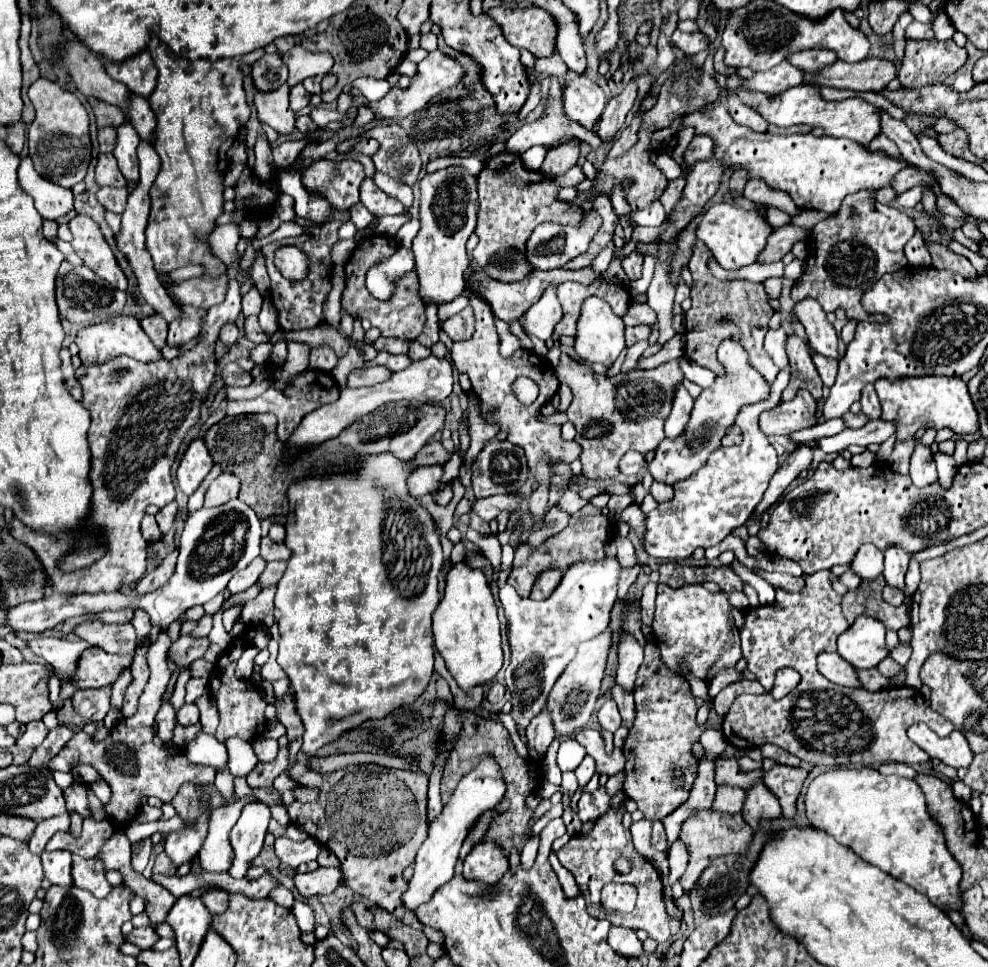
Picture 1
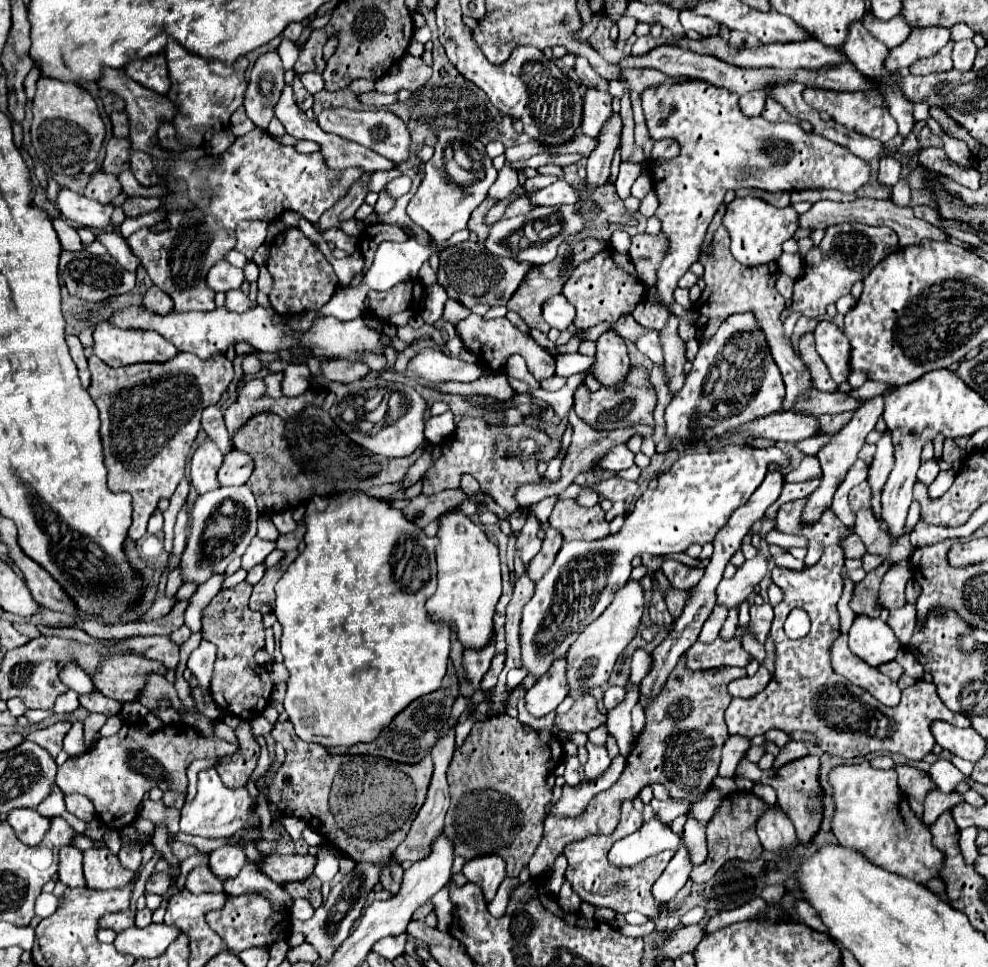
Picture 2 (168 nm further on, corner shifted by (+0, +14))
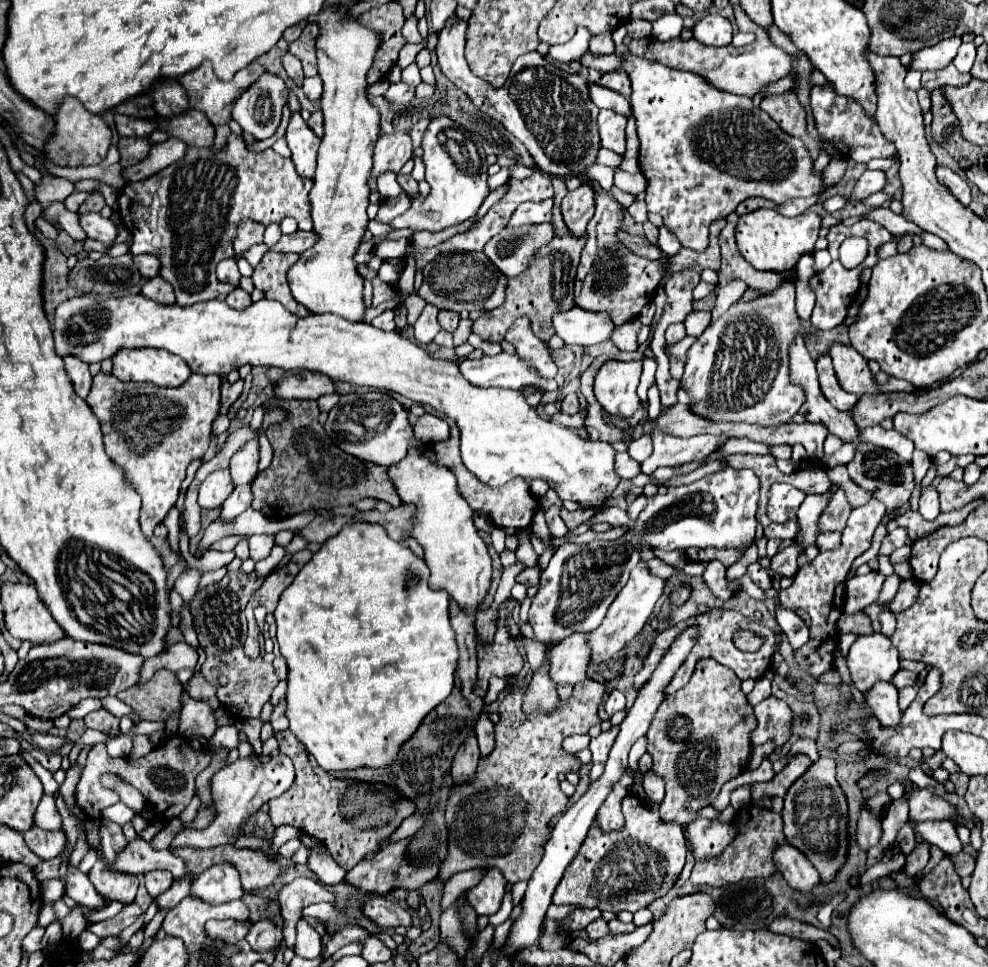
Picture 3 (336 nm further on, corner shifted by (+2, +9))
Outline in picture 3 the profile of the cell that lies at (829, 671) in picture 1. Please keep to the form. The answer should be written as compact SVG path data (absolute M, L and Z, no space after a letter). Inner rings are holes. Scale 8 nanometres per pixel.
M877 683L867 695L867 705L873 709L875 717L883 723L883 727L897 727L901 719L901 711L897 705L897 689L891 683Z

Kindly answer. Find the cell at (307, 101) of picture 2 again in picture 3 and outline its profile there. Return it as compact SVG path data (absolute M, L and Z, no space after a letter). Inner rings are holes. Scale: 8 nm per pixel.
M285 53L283 59L281 59L281 63L283 63L289 79L293 79L293 81L297 83L297 87L301 87L301 85L303 85L303 79L305 79L305 77L303 77L303 69L301 69L301 61L299 61L295 55Z

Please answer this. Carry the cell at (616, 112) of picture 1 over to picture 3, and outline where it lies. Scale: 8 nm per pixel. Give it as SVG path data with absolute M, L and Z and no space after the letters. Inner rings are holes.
M577 187L563 197L561 213L567 229L573 237L585 237L585 227L591 221L595 211L595 199L591 187Z

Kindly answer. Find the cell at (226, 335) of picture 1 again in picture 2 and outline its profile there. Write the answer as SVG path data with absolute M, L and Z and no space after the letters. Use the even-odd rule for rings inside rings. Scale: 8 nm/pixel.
M229 290L227 292L227 304L225 304L225 308L229 312L243 313L255 306L257 306L257 302L247 298L241 290Z

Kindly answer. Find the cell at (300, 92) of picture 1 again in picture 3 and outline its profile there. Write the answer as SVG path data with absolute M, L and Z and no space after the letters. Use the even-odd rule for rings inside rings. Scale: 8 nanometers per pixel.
M311 77L311 79L305 79L305 81L303 81L303 93L305 93L311 101L319 101L321 91L323 91L323 83L321 83L319 77Z

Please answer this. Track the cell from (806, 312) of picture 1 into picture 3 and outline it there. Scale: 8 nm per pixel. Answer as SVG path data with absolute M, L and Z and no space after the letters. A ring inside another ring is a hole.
M839 343L833 345L831 359L833 359L835 375L847 393L853 393L857 397L879 393L875 375L869 371L869 365L863 359L863 355L859 355L853 347Z

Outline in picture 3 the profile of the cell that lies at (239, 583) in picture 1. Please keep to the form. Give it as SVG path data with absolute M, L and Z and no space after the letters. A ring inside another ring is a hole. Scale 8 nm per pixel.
M251 535L249 537L251 559L255 559L255 561L265 559L271 553L273 545L275 545L275 537L273 535Z

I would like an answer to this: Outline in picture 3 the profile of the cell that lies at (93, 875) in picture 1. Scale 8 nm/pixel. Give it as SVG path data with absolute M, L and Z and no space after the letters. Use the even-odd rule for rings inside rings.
M103 861L95 863L95 867L89 873L89 879L95 885L99 895L103 895L109 901L119 901L123 905L133 903L137 887L139 887L139 879L135 875L113 873L105 867Z

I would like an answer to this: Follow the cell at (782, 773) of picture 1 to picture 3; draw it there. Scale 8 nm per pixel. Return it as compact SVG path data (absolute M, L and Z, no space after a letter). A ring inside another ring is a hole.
M819 759L791 785L785 795L783 821L787 843L799 849L813 863L825 883L833 881L839 869L845 865L849 851L849 805L835 779L835 759Z

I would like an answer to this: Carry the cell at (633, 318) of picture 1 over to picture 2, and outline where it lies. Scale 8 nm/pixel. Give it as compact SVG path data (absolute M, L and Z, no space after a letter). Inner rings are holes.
M641 302L637 310L633 310L633 318L637 324L645 328L655 328L661 330L667 322L667 308L661 304L651 304L651 302Z

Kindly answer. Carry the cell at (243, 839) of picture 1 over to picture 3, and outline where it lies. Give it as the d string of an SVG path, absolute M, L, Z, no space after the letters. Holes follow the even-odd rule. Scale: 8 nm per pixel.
M215 865L195 879L195 883L191 885L191 895L213 905L241 899L243 887L239 881L239 873L233 865Z

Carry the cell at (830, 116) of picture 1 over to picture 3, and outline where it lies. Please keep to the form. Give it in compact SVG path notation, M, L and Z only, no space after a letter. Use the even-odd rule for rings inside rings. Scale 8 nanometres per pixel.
M821 85L811 87L809 103L811 103L811 111L813 111L819 137L825 141L831 141L843 157L849 157L857 163L867 163L873 157L883 157L883 159L897 157L895 145L883 137L883 133L879 131L879 125L865 115L859 103L837 95L835 91L831 91L831 87L821 87Z

